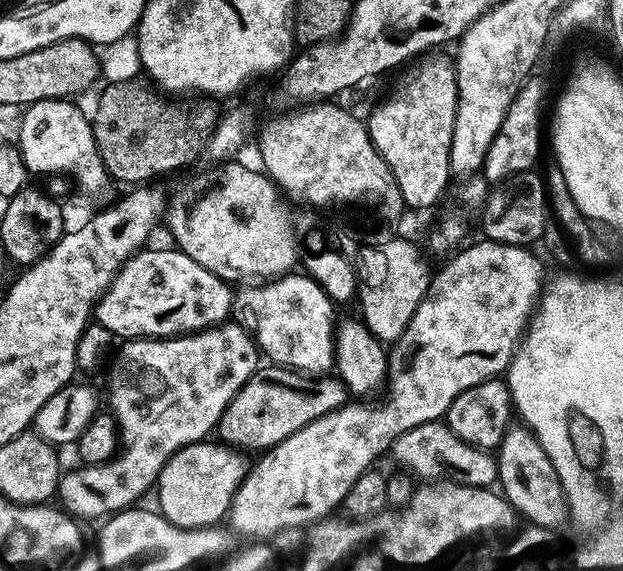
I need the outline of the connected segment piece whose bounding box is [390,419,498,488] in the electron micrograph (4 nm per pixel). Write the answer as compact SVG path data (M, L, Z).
M443 419L431 420L422 426L414 426L414 430L410 430L406 434L402 434L392 443L390 456L397 460L399 467L409 470L417 477L422 478L425 472L436 472L436 456L440 456L439 465L443 465L450 473L451 479L461 484L471 484L473 488L487 488L497 483L496 474L496 458L491 451L475 448L466 442L462 442L462 438L458 438L448 429L447 423Z

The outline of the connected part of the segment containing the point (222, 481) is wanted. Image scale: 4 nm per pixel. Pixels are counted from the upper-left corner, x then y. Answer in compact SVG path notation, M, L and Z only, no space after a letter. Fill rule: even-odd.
M223 442L208 443L188 444L179 448L164 463L164 469L160 472L159 511L179 528L207 528L219 525L223 521L220 519L229 515L232 499L248 475L250 464L244 461L243 451Z

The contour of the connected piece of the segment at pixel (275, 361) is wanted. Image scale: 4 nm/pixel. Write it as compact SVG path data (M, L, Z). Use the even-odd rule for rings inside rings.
M285 274L269 279L267 282L256 282L251 286L241 287L244 289L235 293L232 312L235 319L256 341L256 347L260 349L261 353L267 359L268 356L272 359L269 361L273 365L281 368L295 368L297 372L305 374L324 374L334 364L334 320L332 324L334 302L320 287L317 280L313 280L307 274L296 275Z

